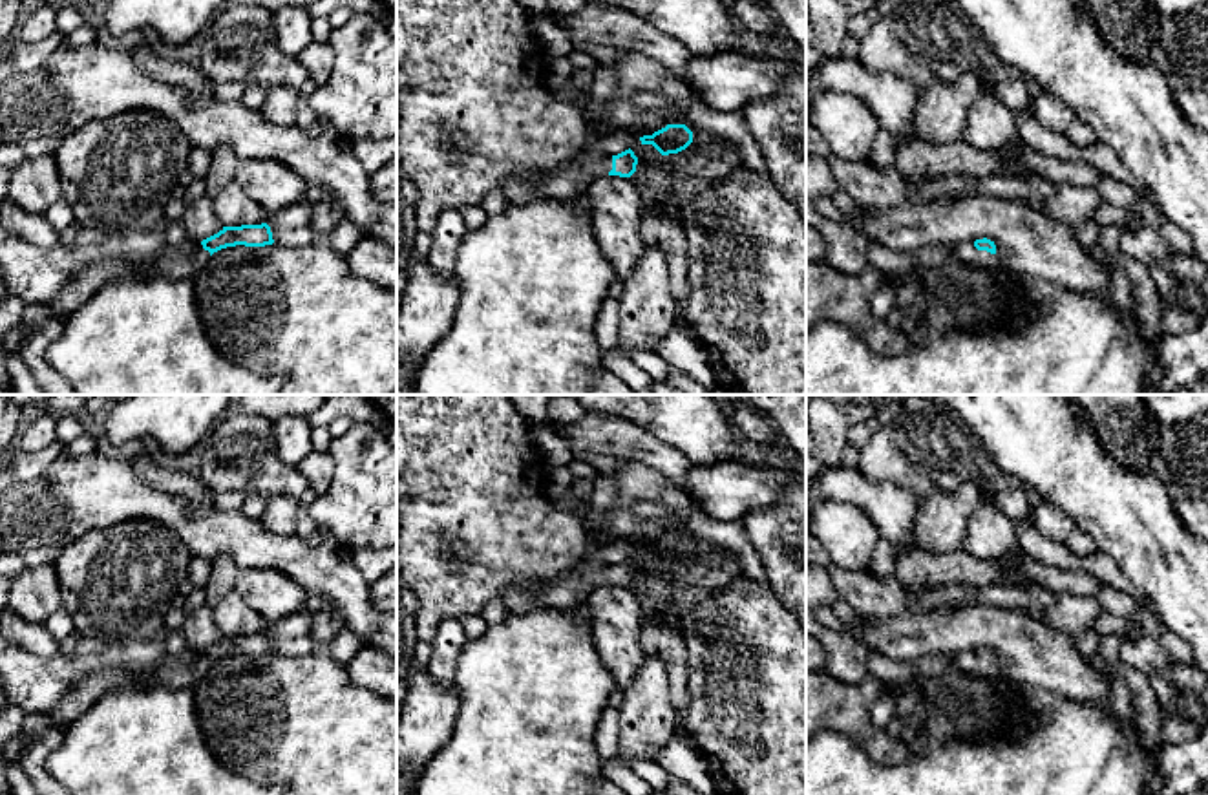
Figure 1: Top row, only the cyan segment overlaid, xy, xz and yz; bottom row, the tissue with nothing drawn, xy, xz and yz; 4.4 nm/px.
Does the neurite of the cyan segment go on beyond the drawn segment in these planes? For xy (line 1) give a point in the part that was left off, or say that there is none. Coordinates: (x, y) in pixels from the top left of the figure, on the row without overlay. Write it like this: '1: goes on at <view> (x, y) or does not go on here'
1: goes on at xy (183, 671)

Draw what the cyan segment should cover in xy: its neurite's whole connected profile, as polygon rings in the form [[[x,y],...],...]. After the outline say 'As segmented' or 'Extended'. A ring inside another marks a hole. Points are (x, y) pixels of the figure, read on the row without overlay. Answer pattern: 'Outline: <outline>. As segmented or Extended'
Outline: [[[267,632],[261,634],[241,634],[223,636],[217,643],[199,651],[186,649],[185,652],[172,656],[168,654],[155,669],[154,678],[157,684],[174,689],[192,689],[205,671],[205,662],[210,665],[221,658],[245,654],[245,656],[265,656],[272,654],[272,641]]]. Extended

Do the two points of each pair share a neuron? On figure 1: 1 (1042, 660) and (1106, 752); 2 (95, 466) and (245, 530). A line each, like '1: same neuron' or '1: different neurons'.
1: different neurons
2: same neuron

